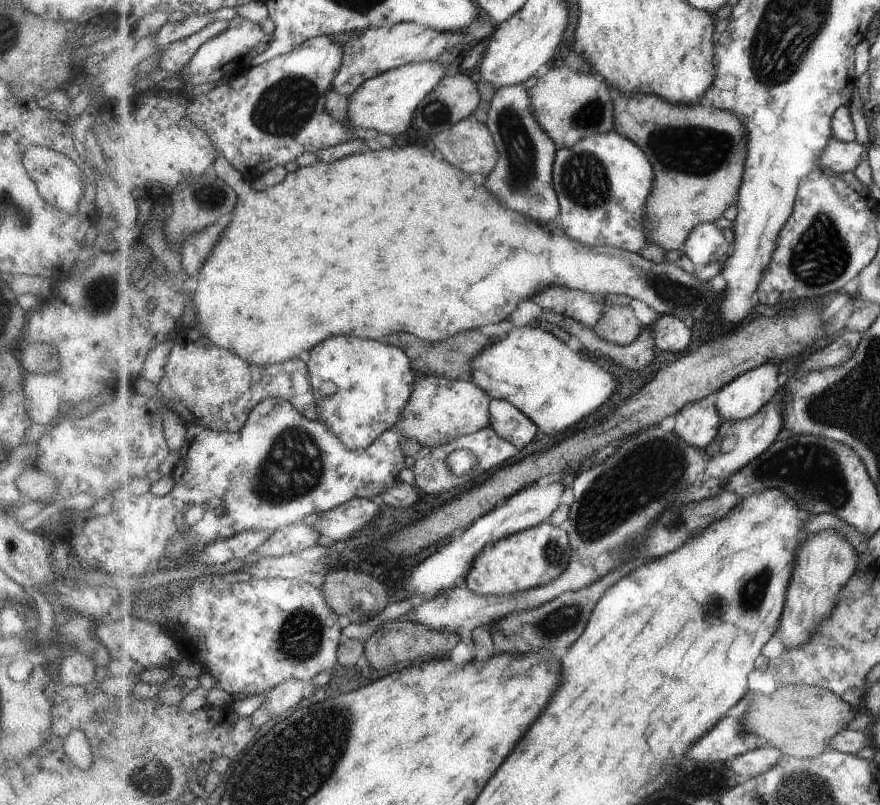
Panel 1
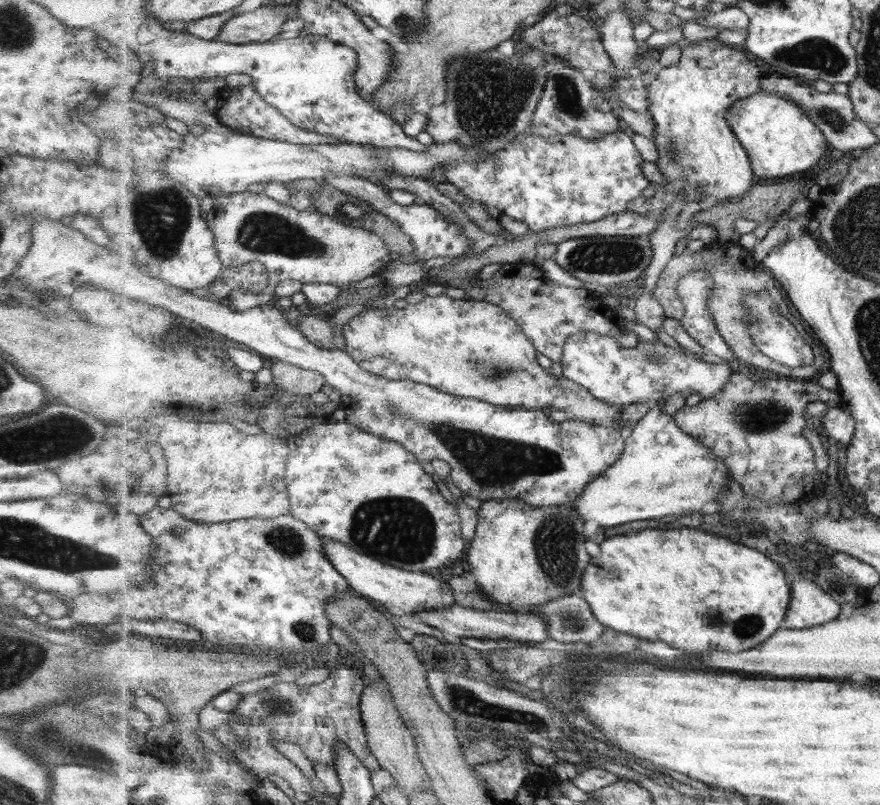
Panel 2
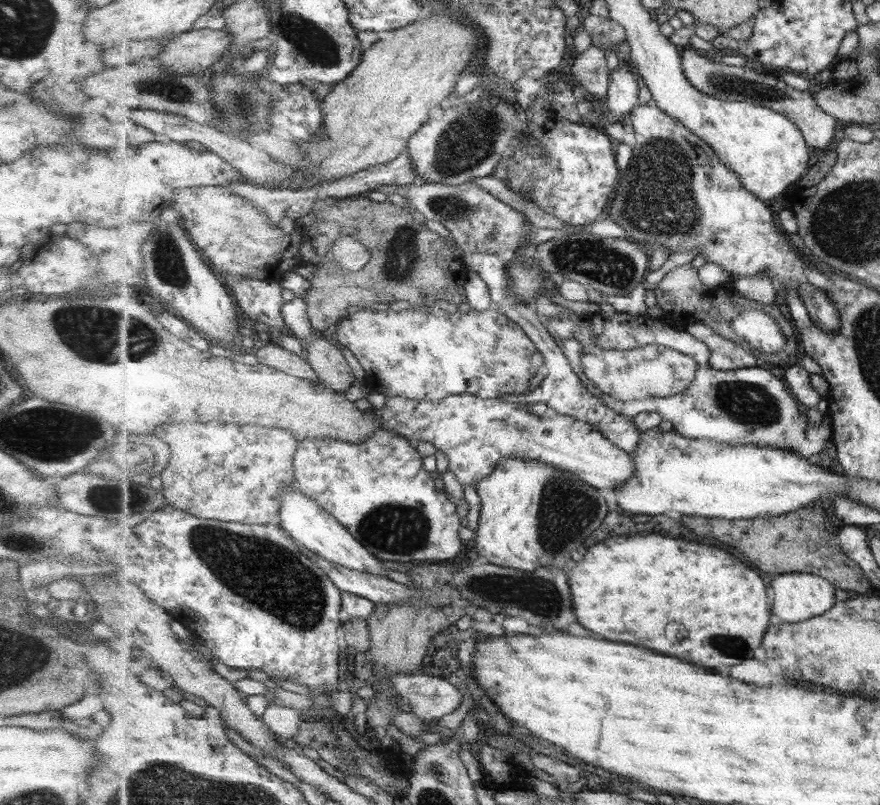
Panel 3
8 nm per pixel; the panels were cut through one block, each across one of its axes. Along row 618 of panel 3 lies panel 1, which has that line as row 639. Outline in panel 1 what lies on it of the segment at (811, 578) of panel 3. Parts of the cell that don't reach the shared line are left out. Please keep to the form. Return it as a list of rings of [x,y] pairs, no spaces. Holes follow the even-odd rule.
[[[825,530],[815,536],[810,535],[801,548],[797,548],[797,564],[793,570],[784,613],[776,633],[785,649],[797,648],[810,642],[821,622],[833,614],[833,608],[839,602],[839,594],[843,586],[857,573],[857,566],[857,549],[837,530]]]

